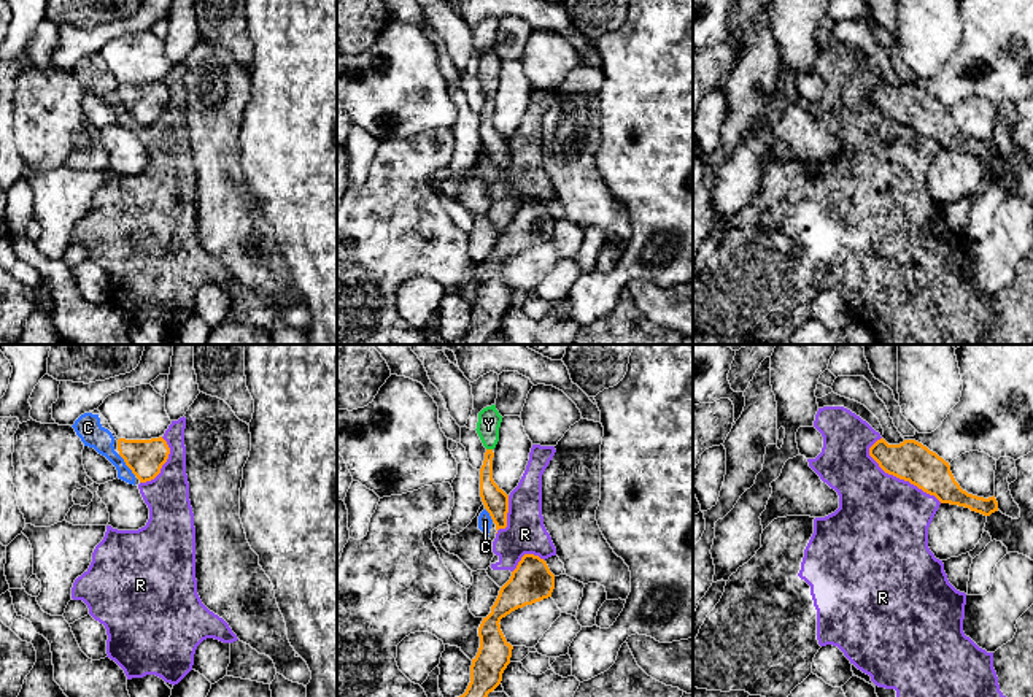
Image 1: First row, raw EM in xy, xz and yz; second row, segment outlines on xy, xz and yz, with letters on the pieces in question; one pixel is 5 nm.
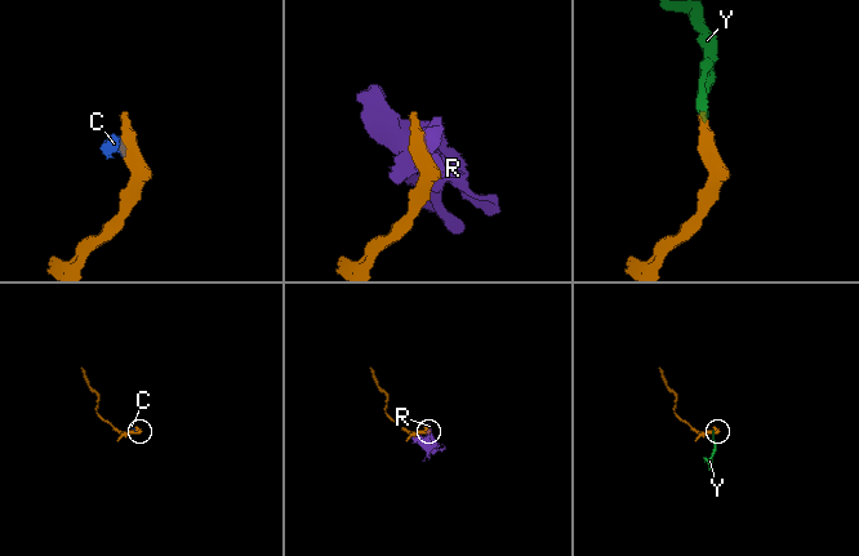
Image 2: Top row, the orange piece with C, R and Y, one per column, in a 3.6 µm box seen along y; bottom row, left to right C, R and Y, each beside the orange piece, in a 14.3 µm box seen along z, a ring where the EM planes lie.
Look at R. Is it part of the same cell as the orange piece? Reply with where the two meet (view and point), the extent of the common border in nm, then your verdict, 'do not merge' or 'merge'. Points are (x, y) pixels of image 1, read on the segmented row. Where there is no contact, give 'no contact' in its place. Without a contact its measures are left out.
yz (901, 478) | 460 nm | do not merge

